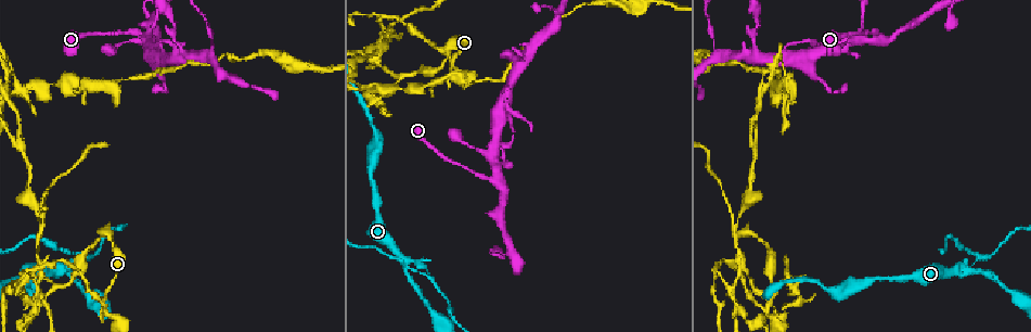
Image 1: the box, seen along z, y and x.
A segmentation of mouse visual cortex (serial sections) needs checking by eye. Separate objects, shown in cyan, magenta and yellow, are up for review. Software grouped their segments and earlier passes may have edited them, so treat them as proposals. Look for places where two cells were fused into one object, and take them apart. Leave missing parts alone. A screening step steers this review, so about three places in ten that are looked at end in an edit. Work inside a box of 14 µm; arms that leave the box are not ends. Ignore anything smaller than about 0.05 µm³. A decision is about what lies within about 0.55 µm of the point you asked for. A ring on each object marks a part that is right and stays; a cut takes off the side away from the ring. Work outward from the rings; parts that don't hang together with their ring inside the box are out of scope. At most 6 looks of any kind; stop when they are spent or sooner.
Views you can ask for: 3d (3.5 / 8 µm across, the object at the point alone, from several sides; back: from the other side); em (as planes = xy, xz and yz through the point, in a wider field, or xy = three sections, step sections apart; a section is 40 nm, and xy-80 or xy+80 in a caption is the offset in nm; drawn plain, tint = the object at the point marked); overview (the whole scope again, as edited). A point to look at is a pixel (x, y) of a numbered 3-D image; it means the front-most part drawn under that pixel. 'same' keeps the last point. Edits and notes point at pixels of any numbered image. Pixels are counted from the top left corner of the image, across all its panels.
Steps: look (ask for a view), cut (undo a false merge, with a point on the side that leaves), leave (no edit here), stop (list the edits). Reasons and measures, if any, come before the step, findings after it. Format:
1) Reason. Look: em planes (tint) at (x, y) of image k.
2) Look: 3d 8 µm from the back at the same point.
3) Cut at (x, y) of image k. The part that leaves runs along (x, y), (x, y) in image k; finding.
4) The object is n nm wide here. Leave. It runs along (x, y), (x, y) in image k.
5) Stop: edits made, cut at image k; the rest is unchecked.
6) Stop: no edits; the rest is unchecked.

Abrupt turn. Look: 3d 3.5 µm at (745, 229) of image 1.

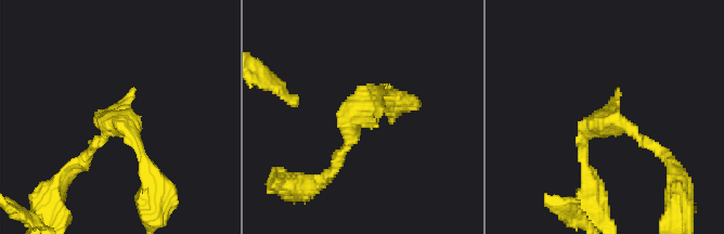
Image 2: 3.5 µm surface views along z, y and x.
Look: em xy step 1 (tint) at (118, 122) of image 2.

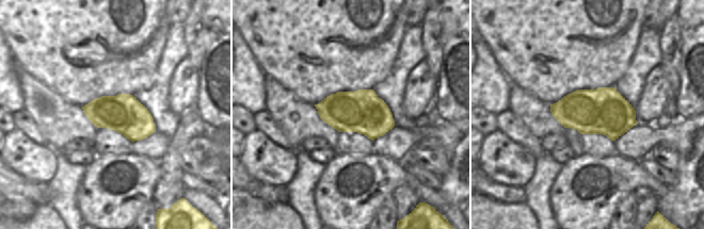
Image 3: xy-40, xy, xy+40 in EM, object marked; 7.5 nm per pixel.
Another direction. Look: em xy step 5 (tint) at the same point.

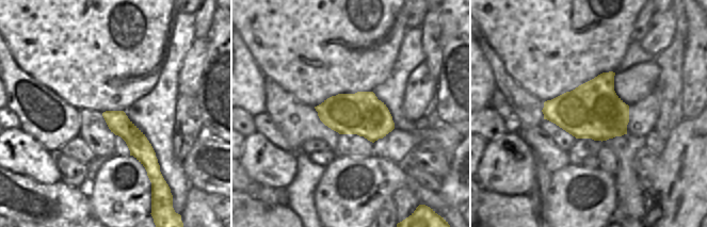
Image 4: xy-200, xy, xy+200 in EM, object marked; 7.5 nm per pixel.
The object is 320 nm wide here. Leave. It runs along (390, 95), (350, 117), (337, 165) in image 2; all the same cell.

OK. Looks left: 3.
Three-way junction. Look: 3d 8 µm at (54, 287) of image 1.

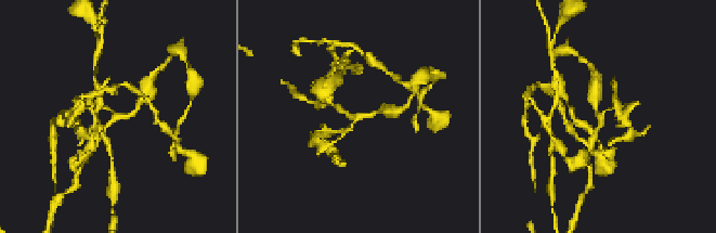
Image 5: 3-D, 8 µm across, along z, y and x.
3 arms meet here; the arms are 150, 150, 200 nm wide; need the tissue. Look: em xy step 2 (tint) at (357, 116) of image 5.

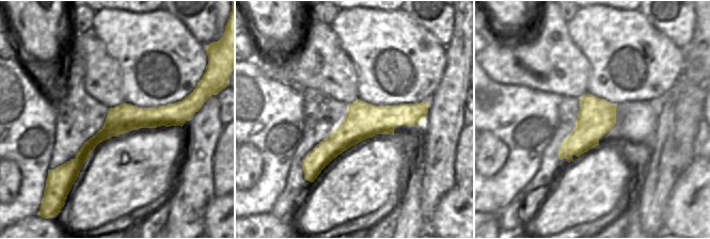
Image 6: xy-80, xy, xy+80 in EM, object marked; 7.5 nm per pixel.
The object is 260 nm wide here. Leave. It runs along (424, 106), (363, 121), (305, 170) in image 6; one cell here.

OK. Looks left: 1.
Stop: no edits; the rest is unchecked.

